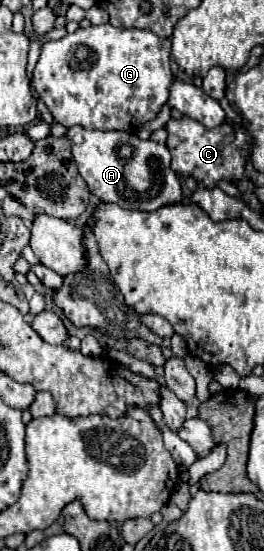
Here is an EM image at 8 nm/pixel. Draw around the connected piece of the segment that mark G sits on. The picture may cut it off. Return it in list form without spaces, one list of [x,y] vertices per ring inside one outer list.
[[[98,25],[68,33],[58,41],[42,45],[40,61],[32,73],[32,85],[40,99],[50,109],[56,123],[72,127],[82,125],[86,129],[118,129],[138,131],[144,123],[156,117],[162,105],[168,101],[168,89],[172,83],[170,71],[170,39],[158,37],[146,29],[118,29],[112,25]]]

